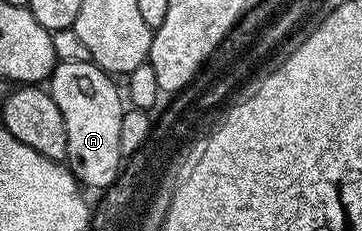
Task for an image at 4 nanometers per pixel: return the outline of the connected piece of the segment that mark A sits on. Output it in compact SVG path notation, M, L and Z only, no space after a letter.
M61 60L52 69L50 91L54 102L58 102L58 110L62 110L62 122L66 122L66 167L85 189L108 189L121 175L118 133L126 110L121 89L116 88L111 75L92 60Z

